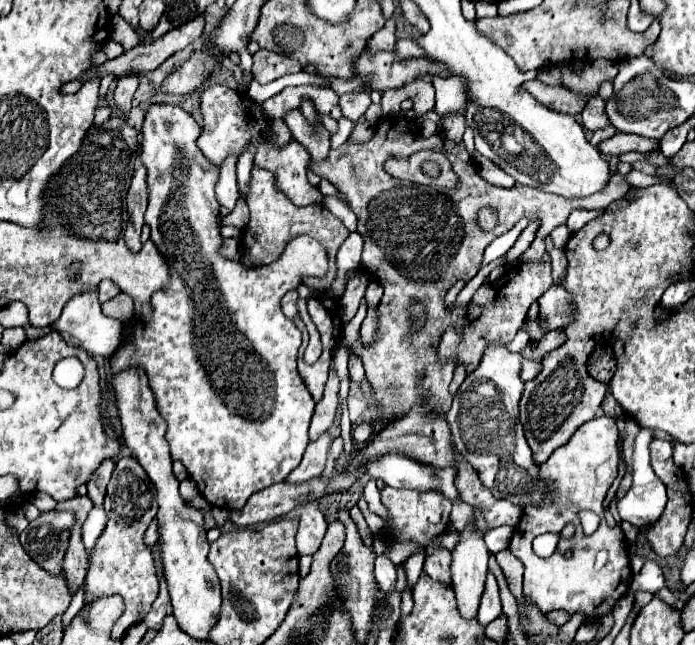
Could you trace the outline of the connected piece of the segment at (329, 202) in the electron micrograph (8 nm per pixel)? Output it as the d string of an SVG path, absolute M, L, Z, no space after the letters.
M324 196L323 205L332 214L337 216L349 232L354 232L357 230L357 217L352 212L350 207L343 203L339 198L333 196Z

